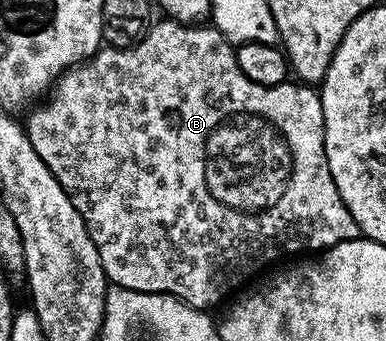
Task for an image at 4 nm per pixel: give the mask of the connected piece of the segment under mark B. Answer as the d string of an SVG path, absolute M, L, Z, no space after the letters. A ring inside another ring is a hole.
M167 18L161 22L155 22L149 33L134 47L103 46L91 59L85 59L82 63L74 64L69 71L63 71L44 101L39 102L24 119L26 136L32 141L36 153L40 153L40 161L48 165L56 181L60 181L64 193L68 193L72 205L76 205L92 237L92 245L96 245L96 253L100 253L100 265L107 280L115 287L174 295L183 299L189 307L211 309L225 295L233 296L233 291L241 283L248 282L257 271L265 272L271 265L277 264L281 255L294 257L302 252L322 253L327 247L359 238L356 221L352 213L348 213L336 189L336 181L332 181L332 173L328 169L321 94L313 86L298 81L287 81L275 87L248 81L248 77L240 73L240 65L234 56L235 48L213 25L191 25ZM289 175L286 188L277 191L273 183L282 183ZM238 179L242 183L255 179L259 183L258 195L254 191L238 192Z

